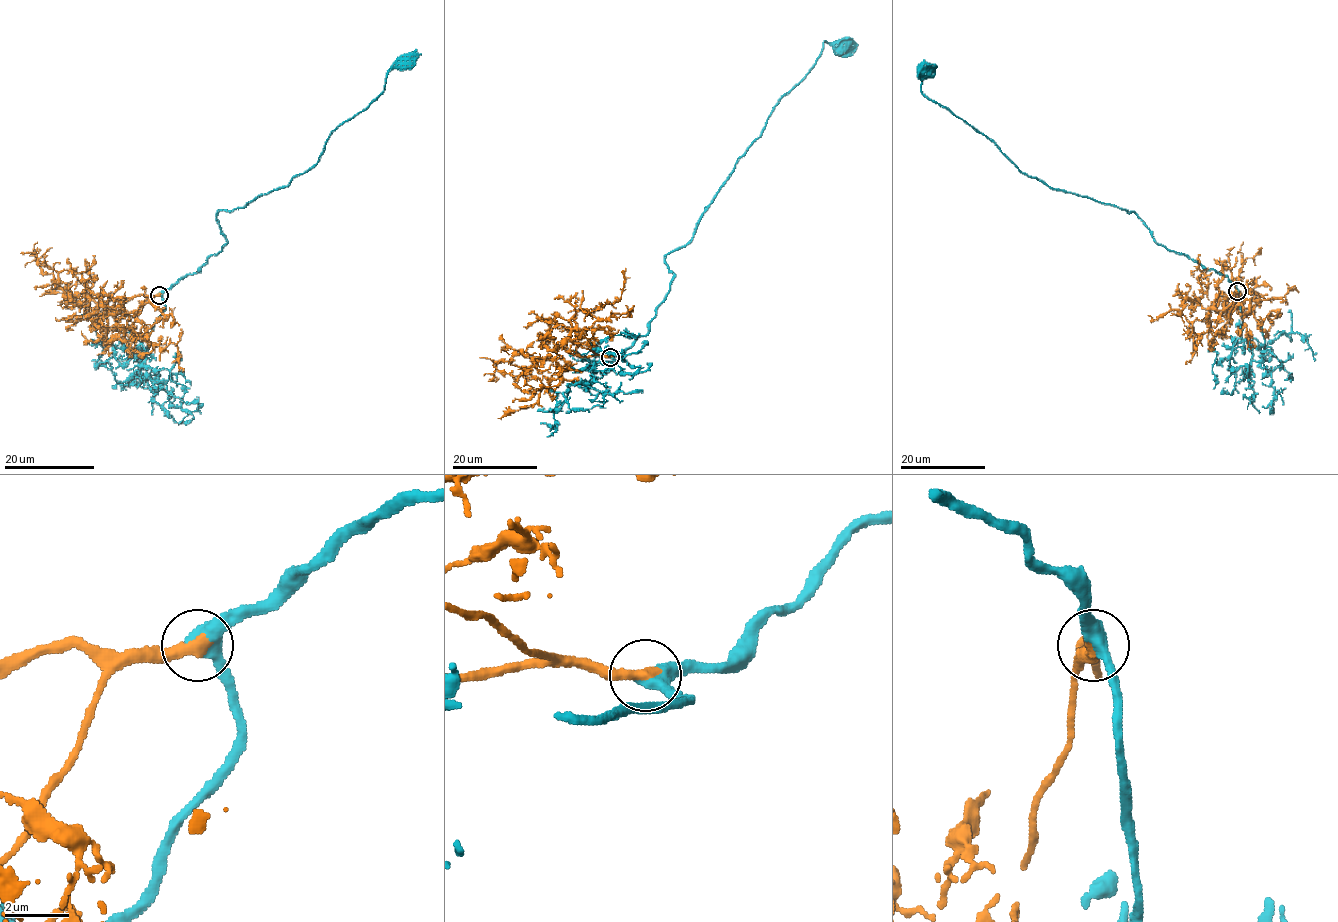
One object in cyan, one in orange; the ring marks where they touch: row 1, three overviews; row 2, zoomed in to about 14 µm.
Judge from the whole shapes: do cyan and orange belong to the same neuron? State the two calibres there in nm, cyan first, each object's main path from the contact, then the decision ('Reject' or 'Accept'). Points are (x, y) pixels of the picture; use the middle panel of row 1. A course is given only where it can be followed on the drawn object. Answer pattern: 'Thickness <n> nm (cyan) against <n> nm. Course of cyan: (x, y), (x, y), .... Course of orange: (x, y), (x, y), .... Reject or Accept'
Thickness 480 nm (cyan) against 420 nm. Course of cyan: (610, 356), (647, 333), (674, 275), (665, 256), (691, 238), (771, 110), (805, 75), (825, 41), (843, 46). Course of orange: (610, 356), (576, 356), (563, 348), (557, 358), (545, 356), (524, 374), (540, 381), (539, 399), (498, 418). Accept

